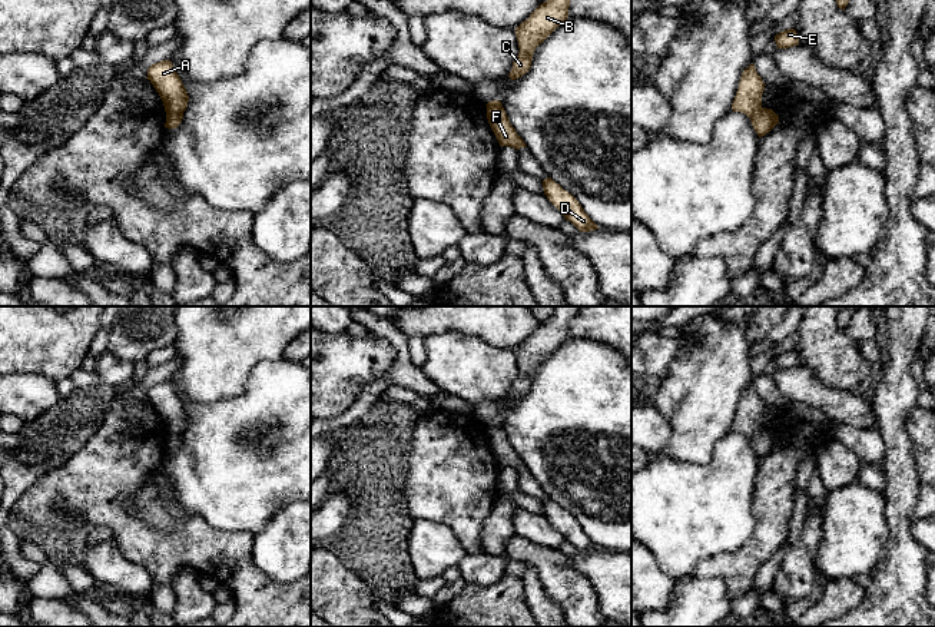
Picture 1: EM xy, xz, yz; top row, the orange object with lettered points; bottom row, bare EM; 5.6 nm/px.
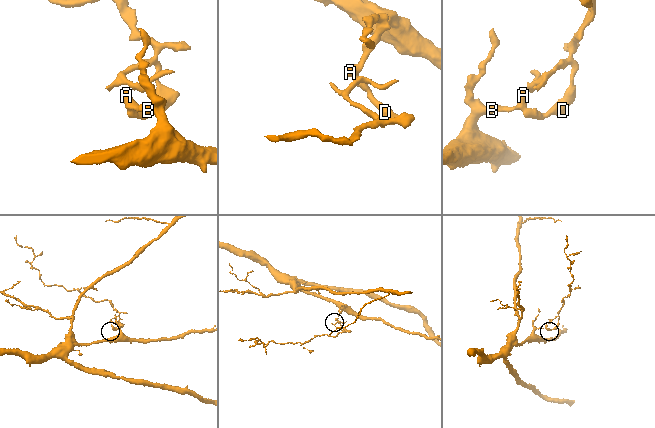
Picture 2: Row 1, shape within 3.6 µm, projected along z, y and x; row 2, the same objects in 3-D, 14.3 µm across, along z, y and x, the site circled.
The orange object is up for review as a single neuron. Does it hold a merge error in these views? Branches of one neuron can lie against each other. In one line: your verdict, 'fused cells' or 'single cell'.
fused cells

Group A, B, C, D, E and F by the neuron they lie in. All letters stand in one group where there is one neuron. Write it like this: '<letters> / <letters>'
A B C / D E F

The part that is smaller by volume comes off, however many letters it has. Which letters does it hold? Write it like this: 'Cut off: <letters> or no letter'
Cut off: D, E, F

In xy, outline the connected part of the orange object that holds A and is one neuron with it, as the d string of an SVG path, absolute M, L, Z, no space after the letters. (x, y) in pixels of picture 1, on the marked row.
M170 60L152 64L146 79L159 93L166 113L183 113L186 110L189 96Z

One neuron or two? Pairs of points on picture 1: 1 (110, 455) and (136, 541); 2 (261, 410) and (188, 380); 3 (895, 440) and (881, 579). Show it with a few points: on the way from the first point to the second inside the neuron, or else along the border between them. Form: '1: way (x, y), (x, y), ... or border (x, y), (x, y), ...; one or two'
1: way (105, 477), (105, 506), (119, 520); one
2: border (252, 371), (239, 392), (215, 402), (198, 405); two
3: way (899, 474), (899, 544); one

